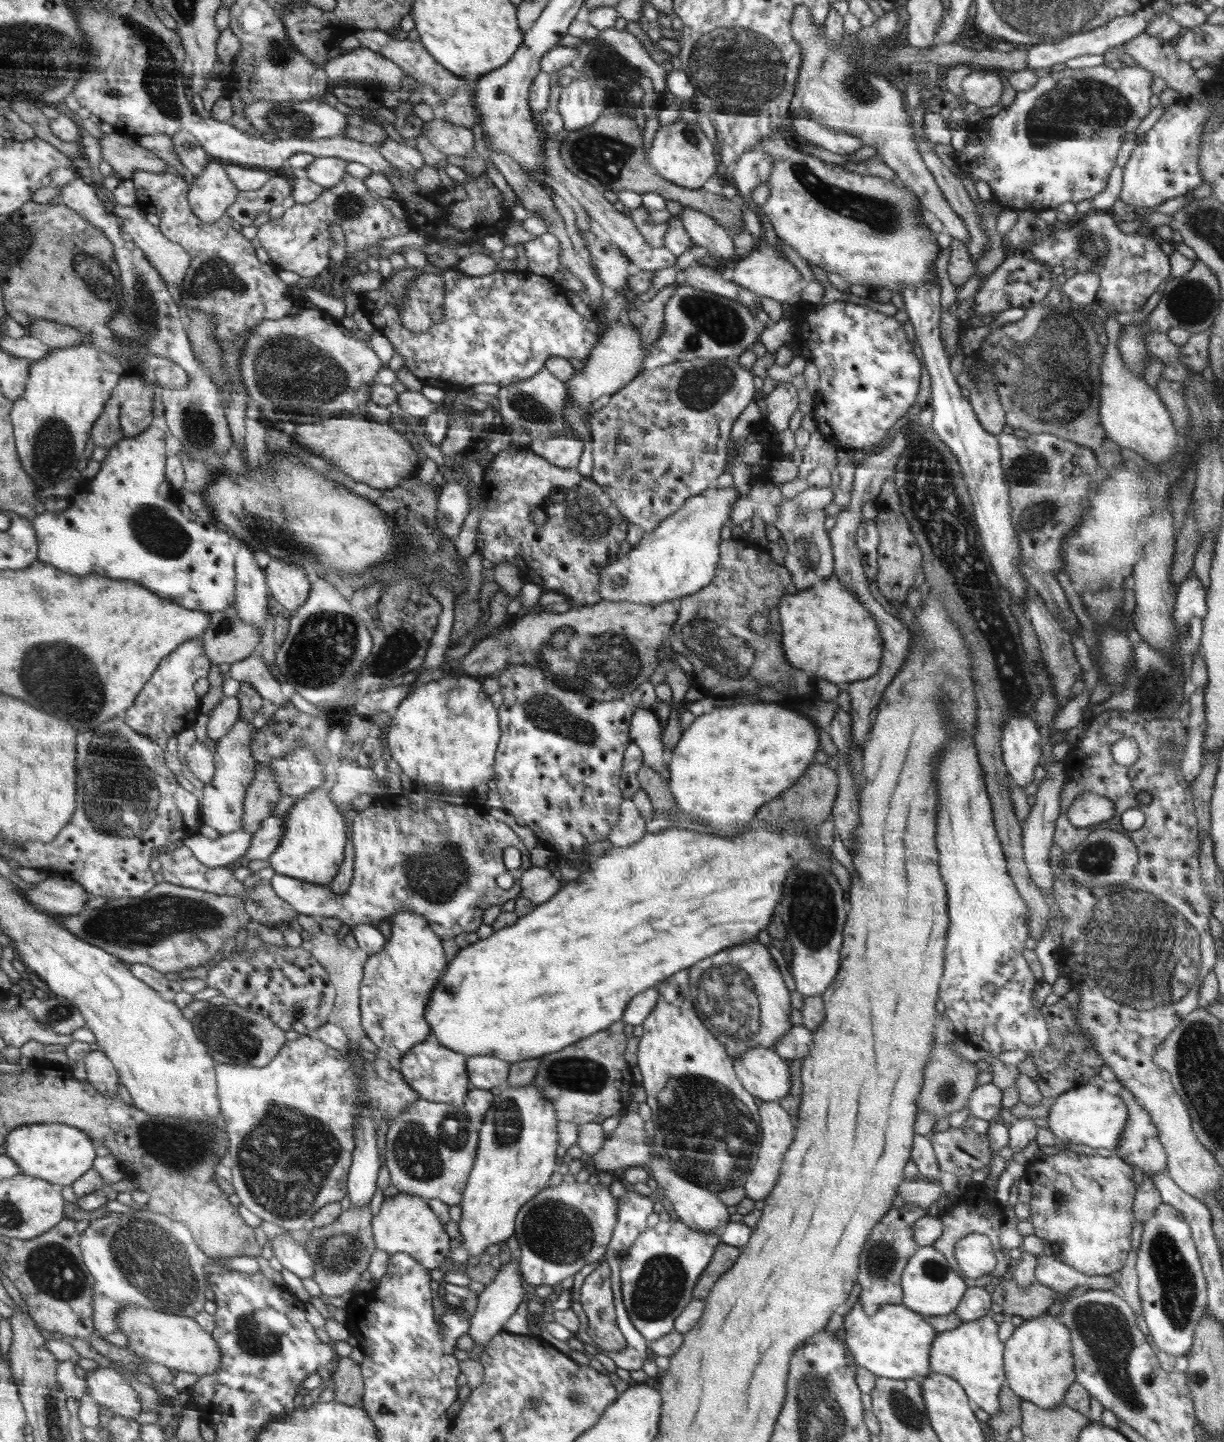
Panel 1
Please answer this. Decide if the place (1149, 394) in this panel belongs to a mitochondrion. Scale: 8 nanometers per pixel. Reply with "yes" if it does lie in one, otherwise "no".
no

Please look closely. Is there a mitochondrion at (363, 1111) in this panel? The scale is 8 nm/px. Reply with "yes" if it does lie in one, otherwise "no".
no

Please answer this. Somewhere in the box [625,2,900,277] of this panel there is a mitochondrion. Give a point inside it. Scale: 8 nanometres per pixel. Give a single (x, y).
(738, 71)

